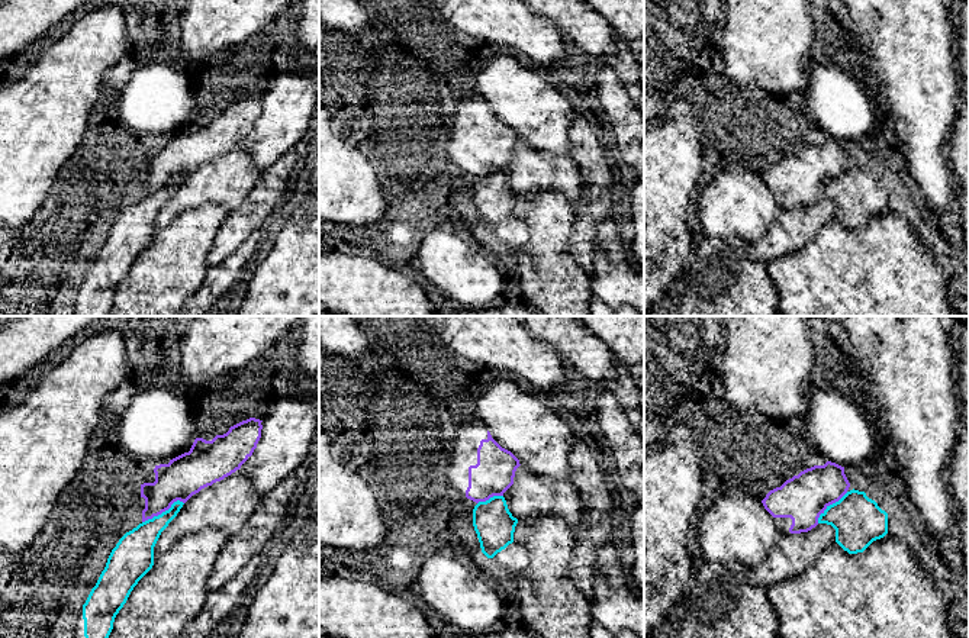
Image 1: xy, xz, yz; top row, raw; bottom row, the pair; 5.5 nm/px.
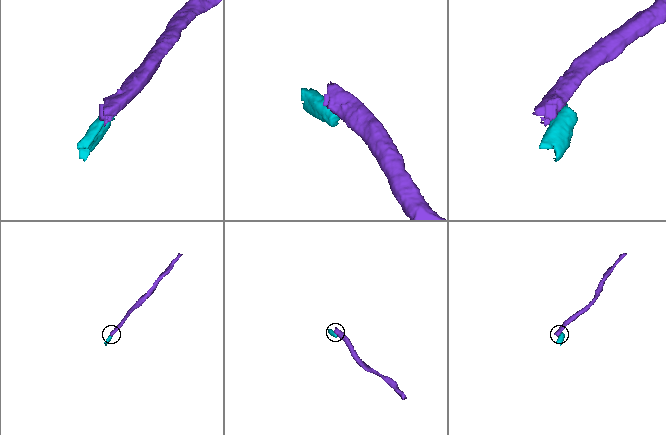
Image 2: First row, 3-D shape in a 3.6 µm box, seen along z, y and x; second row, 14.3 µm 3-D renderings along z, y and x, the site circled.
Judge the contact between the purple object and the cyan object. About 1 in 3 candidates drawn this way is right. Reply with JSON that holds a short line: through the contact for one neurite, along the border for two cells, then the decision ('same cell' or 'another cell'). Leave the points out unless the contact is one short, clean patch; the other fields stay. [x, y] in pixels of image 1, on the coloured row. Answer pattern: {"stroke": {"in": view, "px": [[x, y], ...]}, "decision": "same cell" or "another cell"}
{"stroke": {"in": "xy", "px": [[183, 502], [176, 500], [167, 509], [142, 522]]}, "decision": "another cell"}

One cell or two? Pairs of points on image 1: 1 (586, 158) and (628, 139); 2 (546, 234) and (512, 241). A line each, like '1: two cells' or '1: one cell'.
1: two cells
2: two cells

